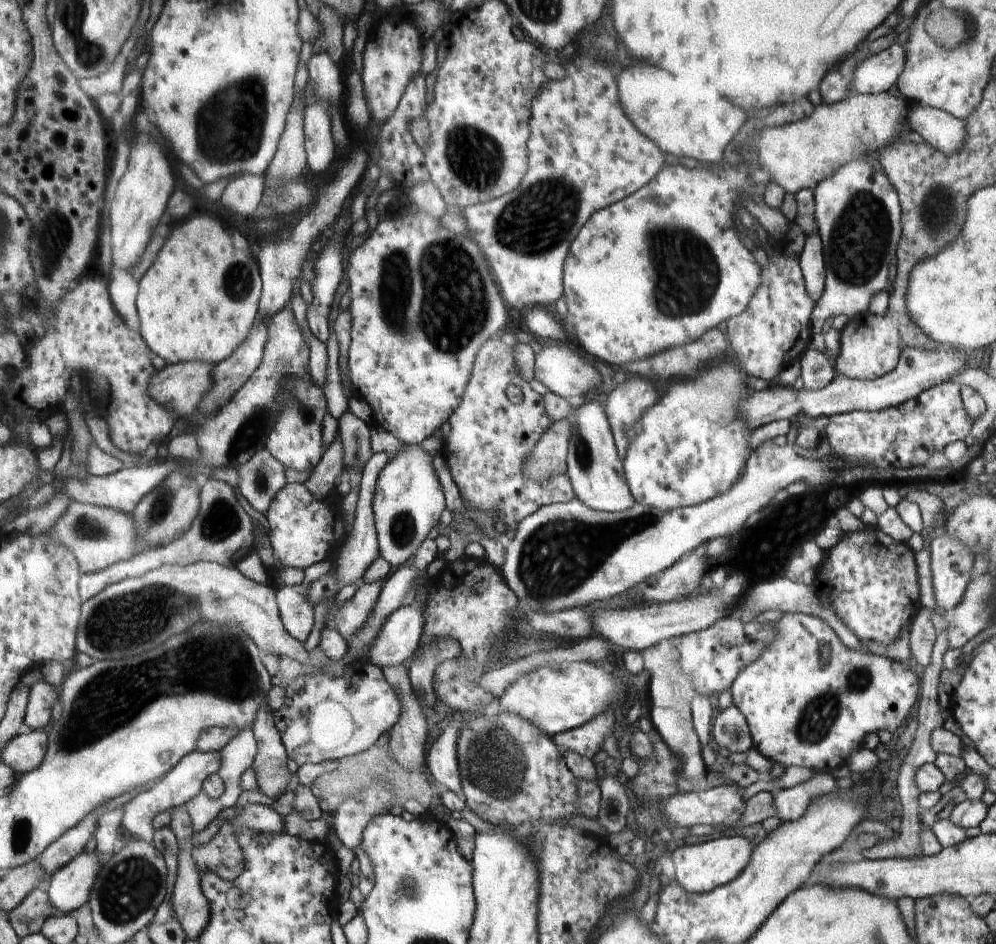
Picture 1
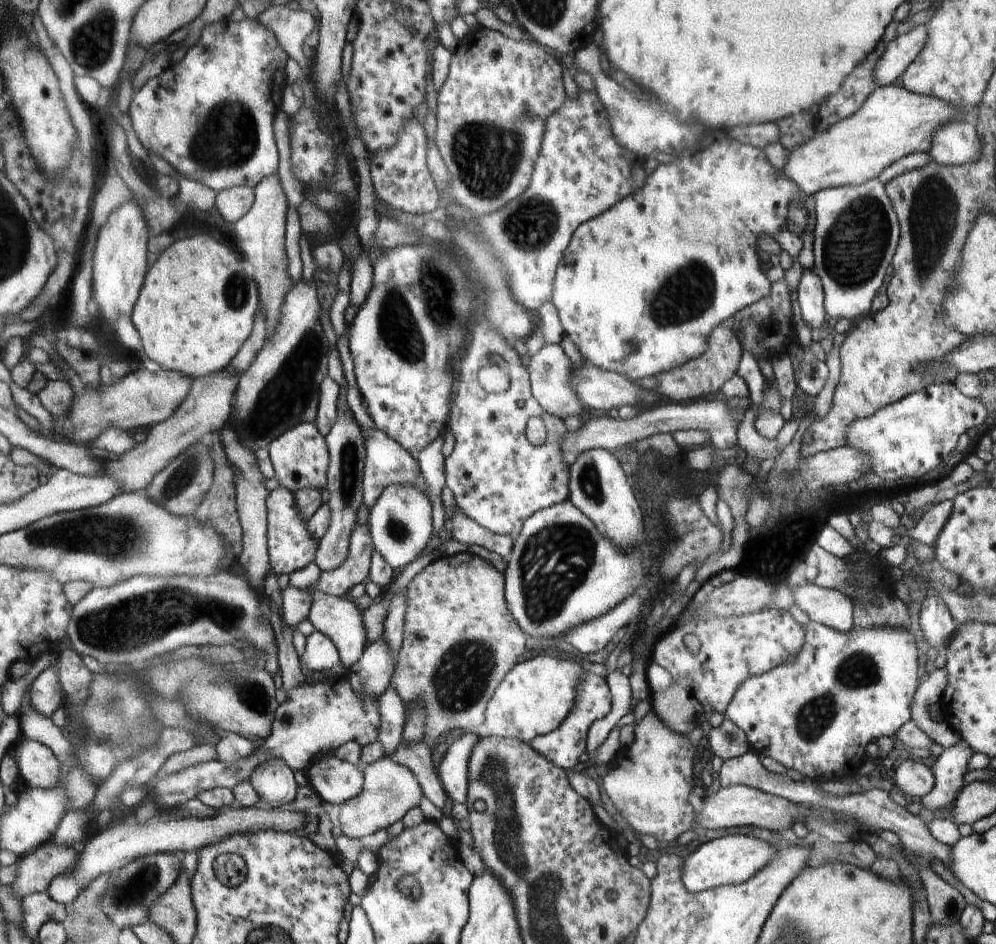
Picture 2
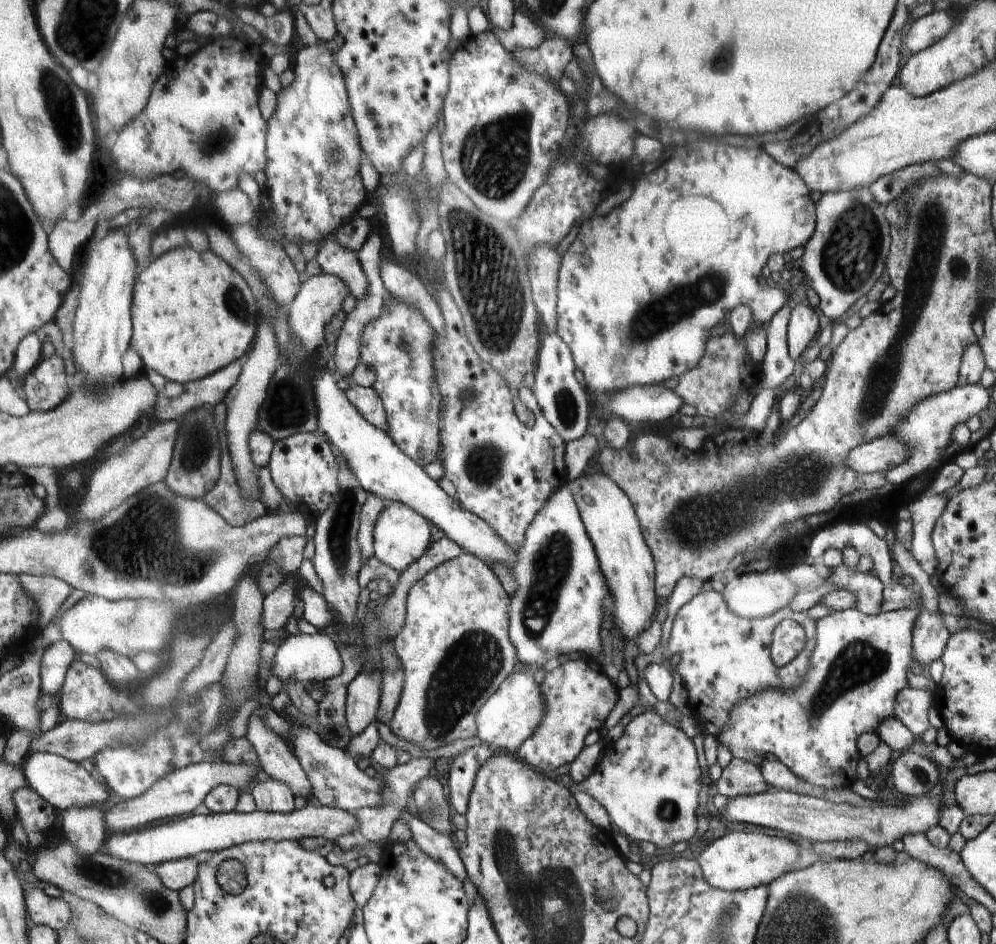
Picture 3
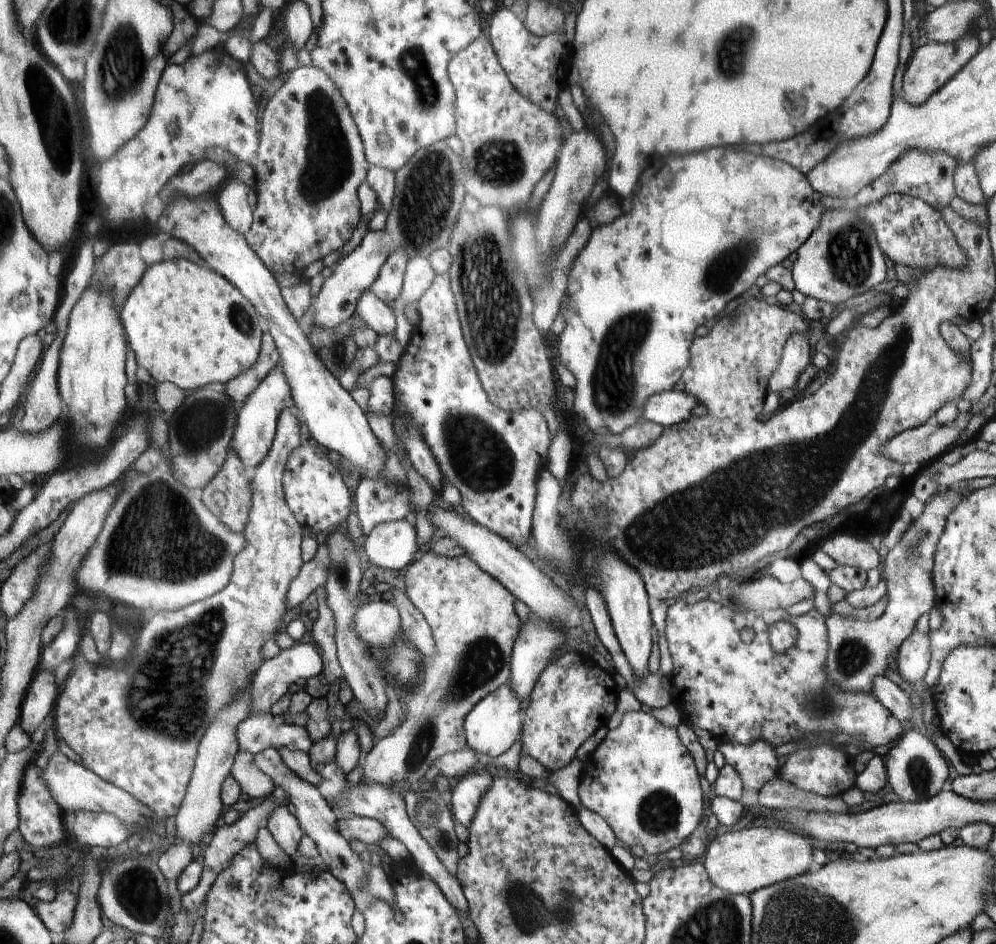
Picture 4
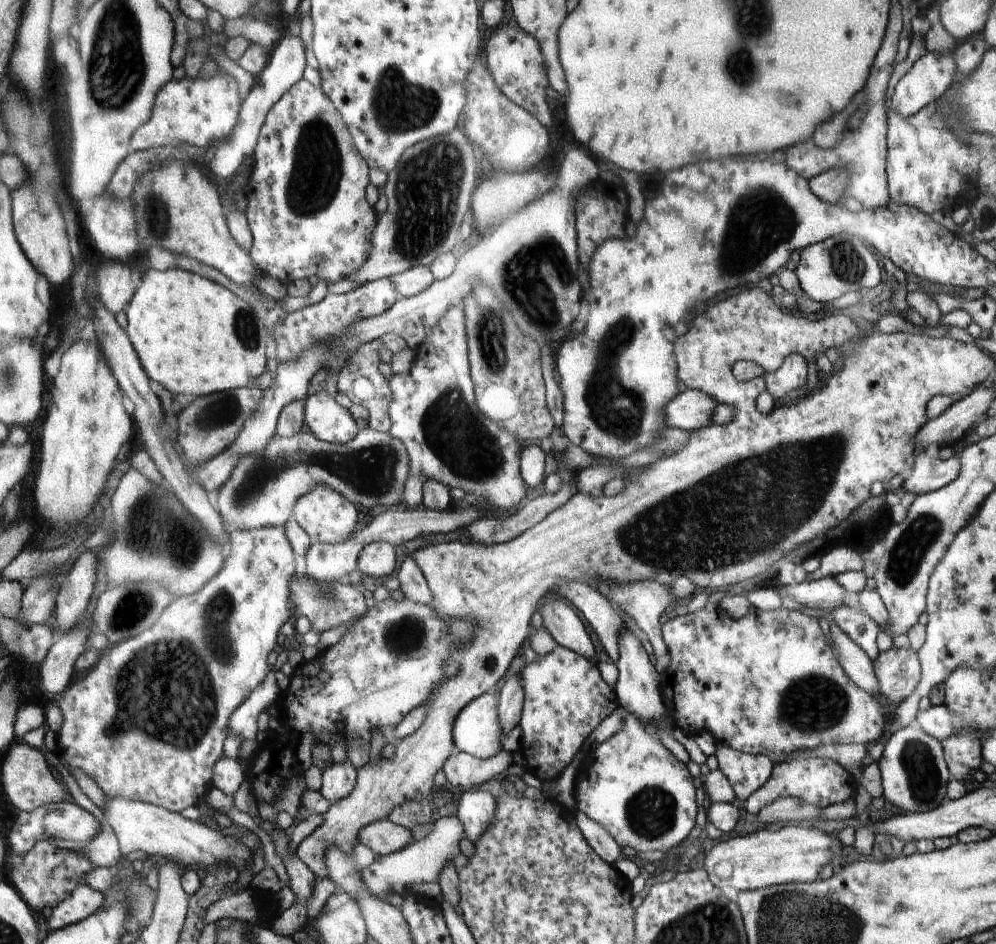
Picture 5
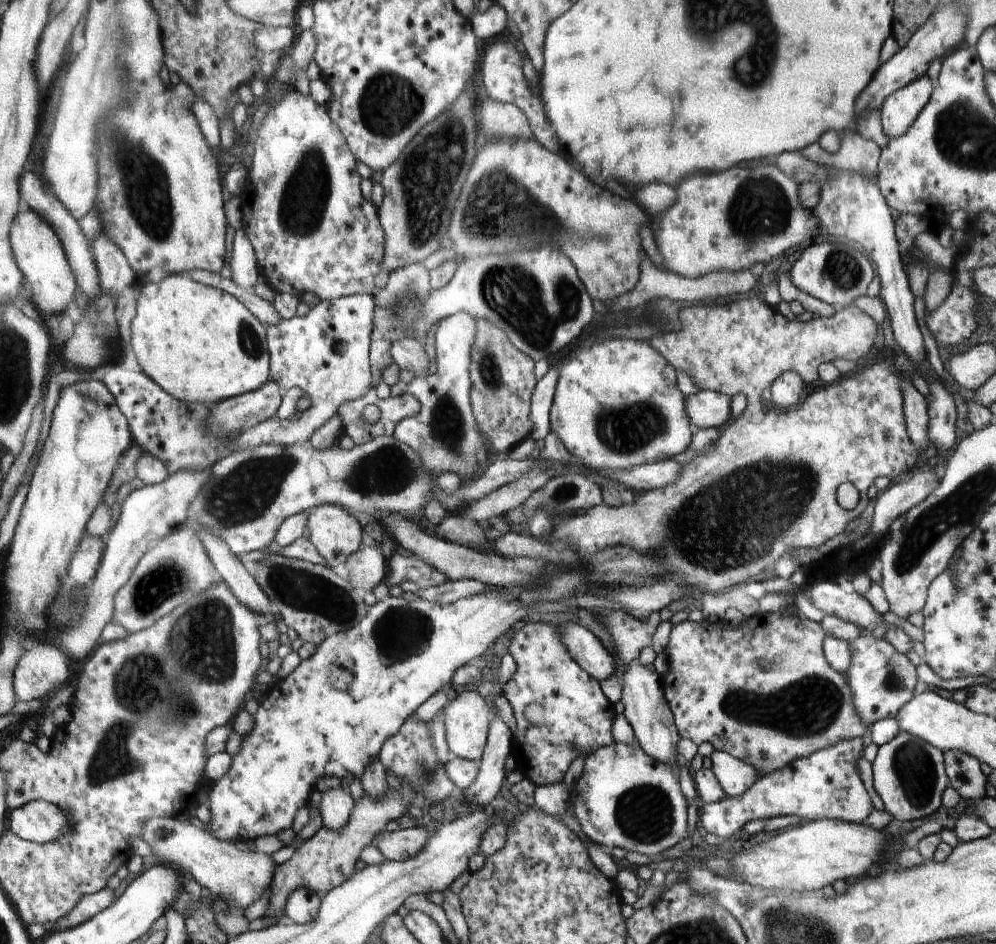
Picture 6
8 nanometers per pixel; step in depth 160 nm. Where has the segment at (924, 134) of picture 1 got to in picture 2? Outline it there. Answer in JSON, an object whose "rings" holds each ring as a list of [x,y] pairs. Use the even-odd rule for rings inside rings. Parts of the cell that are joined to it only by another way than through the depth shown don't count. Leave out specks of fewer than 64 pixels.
{"rings":[[[954,120],[938,128],[932,136],[930,155],[942,165],[962,165],[974,162],[980,154],[980,138],[972,121]]]}

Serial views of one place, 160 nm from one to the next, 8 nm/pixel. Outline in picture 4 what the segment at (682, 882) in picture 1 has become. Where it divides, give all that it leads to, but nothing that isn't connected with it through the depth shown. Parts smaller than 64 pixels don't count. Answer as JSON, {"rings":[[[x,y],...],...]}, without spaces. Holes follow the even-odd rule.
{"rings":[[[766,826],[726,832],[710,843],[703,864],[716,886],[734,894],[752,894],[764,887],[804,874],[812,862],[812,844],[808,836],[782,827]]]}

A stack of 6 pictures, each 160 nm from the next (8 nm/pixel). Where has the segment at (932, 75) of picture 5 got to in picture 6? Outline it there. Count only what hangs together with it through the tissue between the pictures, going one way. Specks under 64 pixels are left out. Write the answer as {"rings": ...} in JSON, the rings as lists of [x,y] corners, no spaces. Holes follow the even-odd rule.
{"rings":[[[926,74],[887,96],[879,108],[884,135],[890,139],[906,134],[929,101],[934,85]]]}

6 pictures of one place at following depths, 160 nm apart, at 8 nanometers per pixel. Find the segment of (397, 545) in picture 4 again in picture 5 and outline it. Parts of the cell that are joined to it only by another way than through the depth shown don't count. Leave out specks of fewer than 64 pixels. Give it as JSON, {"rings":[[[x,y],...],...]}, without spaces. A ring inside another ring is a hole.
{"rings":[[[372,541],[357,556],[357,569],[372,578],[390,576],[396,570],[396,550],[390,543]]]}

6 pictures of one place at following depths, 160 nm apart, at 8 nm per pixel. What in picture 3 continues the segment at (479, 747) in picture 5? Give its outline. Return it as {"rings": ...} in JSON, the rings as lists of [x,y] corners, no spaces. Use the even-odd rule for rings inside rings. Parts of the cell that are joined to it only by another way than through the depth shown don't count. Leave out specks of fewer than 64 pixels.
{"rings":[[[518,666],[511,677],[499,687],[500,694],[480,710],[480,734],[482,743],[488,744],[495,752],[517,755],[520,746],[537,733],[547,717],[547,696],[543,686],[536,683],[531,671]]]}

